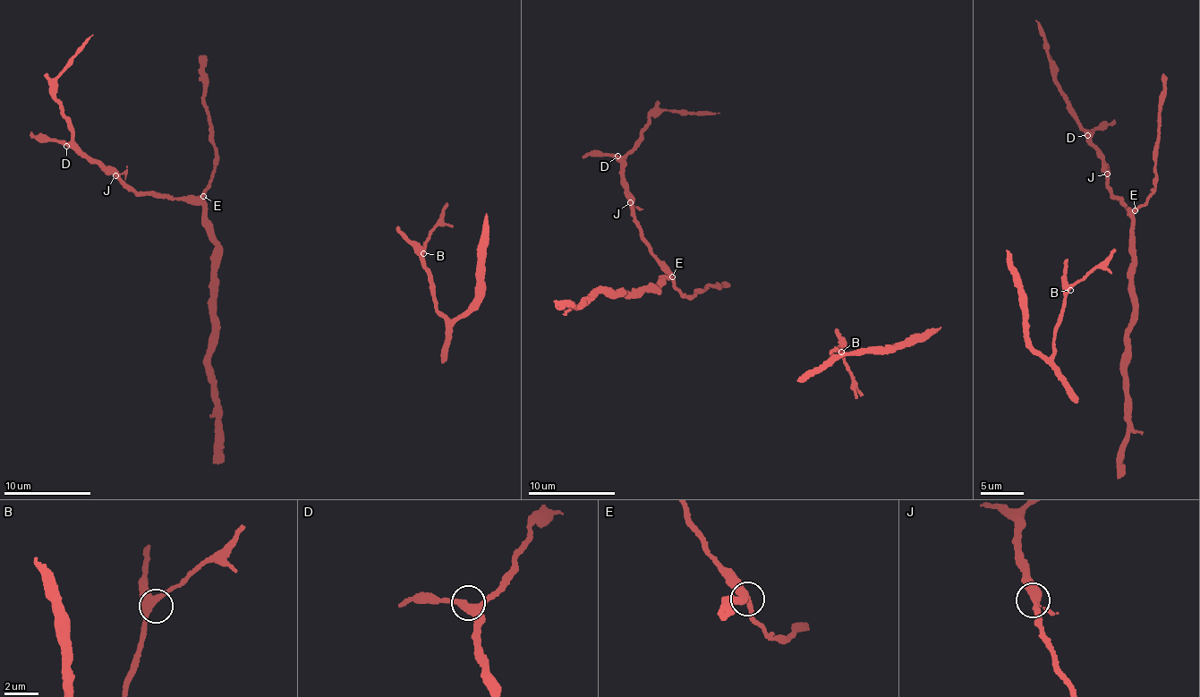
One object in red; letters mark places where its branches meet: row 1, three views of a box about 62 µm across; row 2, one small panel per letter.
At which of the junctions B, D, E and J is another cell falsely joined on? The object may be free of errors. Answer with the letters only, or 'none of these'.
none of these

